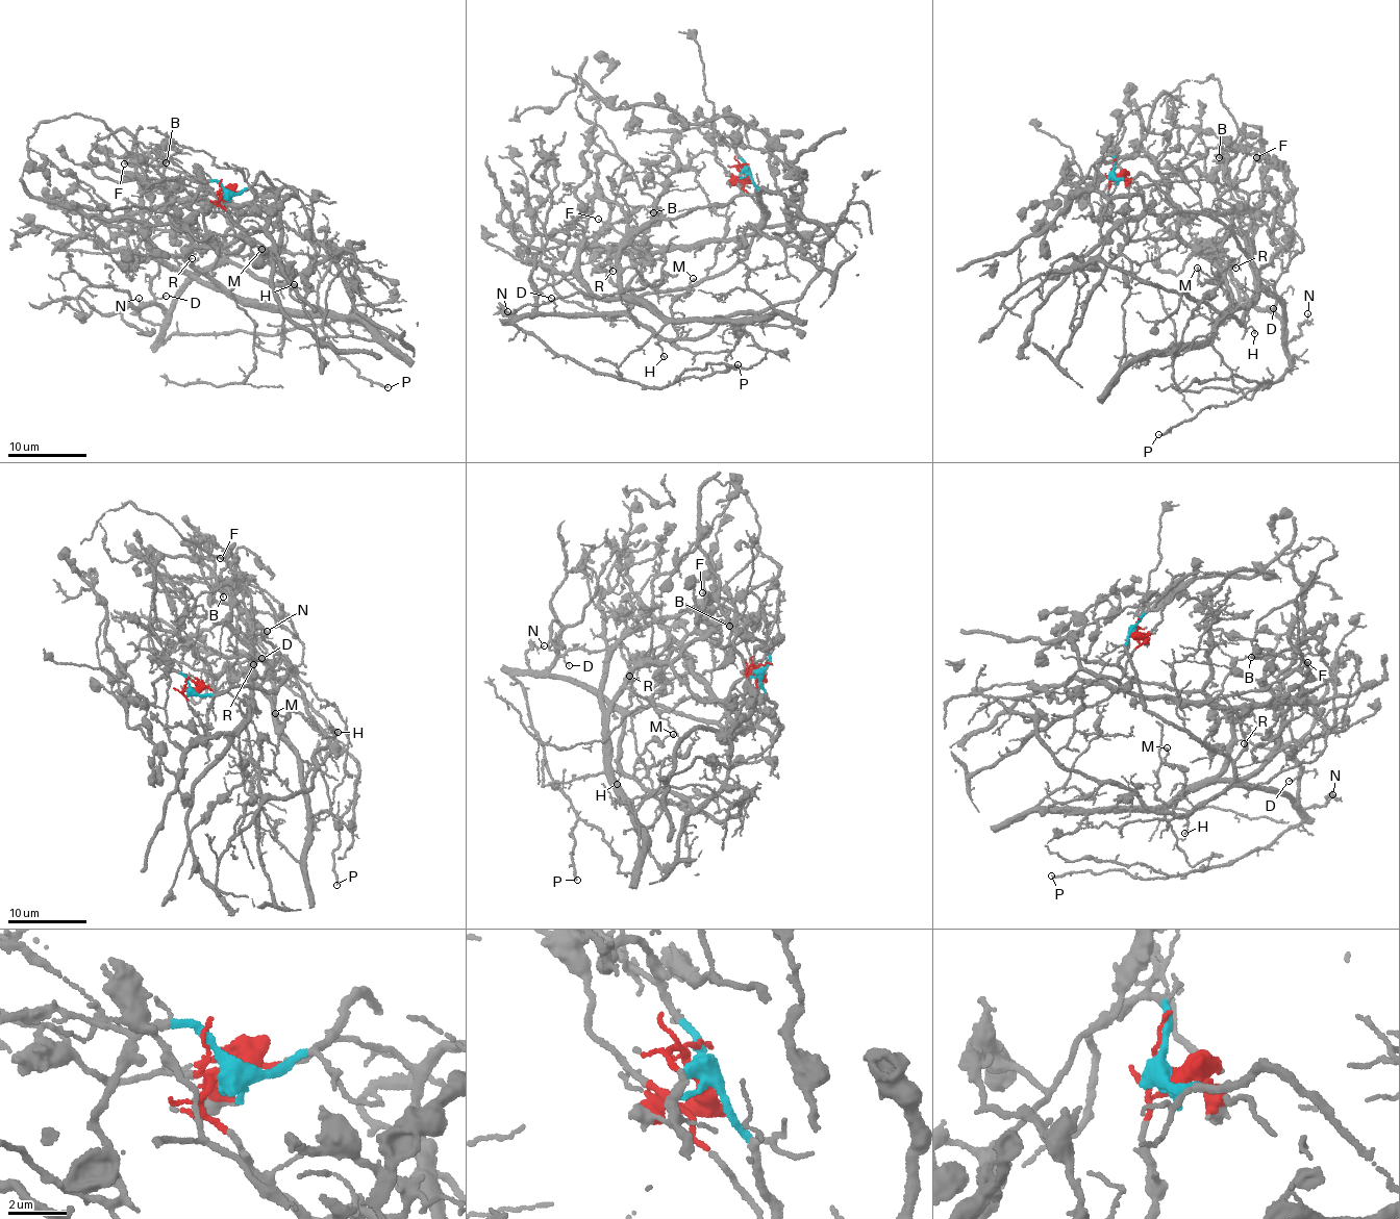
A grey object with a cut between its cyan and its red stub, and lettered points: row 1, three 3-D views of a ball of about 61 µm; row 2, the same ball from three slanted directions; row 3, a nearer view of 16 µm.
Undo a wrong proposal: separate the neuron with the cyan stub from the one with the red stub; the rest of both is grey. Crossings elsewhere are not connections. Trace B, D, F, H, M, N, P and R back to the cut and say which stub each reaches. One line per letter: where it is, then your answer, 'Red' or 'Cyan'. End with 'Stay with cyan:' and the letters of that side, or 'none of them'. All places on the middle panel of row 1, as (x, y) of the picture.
B: Place: (653, 212). Red
D: Place: (551, 298). Cyan
F: Place: (598, 219). Cyan
H: Place: (664, 356). Cyan
M: Place: (693, 278). Cyan
N: Place: (507, 311). Cyan
P: Place: (738, 364). Cyan
R: Place: (613, 271). Red
Stay with cyan: D, F, H, M, N, P

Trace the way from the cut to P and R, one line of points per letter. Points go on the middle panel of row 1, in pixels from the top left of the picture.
P: (745, 172), (764, 214), (749, 252), (711, 277), (625, 310), (516, 322), (641, 385), (738, 363)
R: (744, 172), (736, 166), (741, 193), (727, 203), (659, 217), (631, 239), (613, 272)

